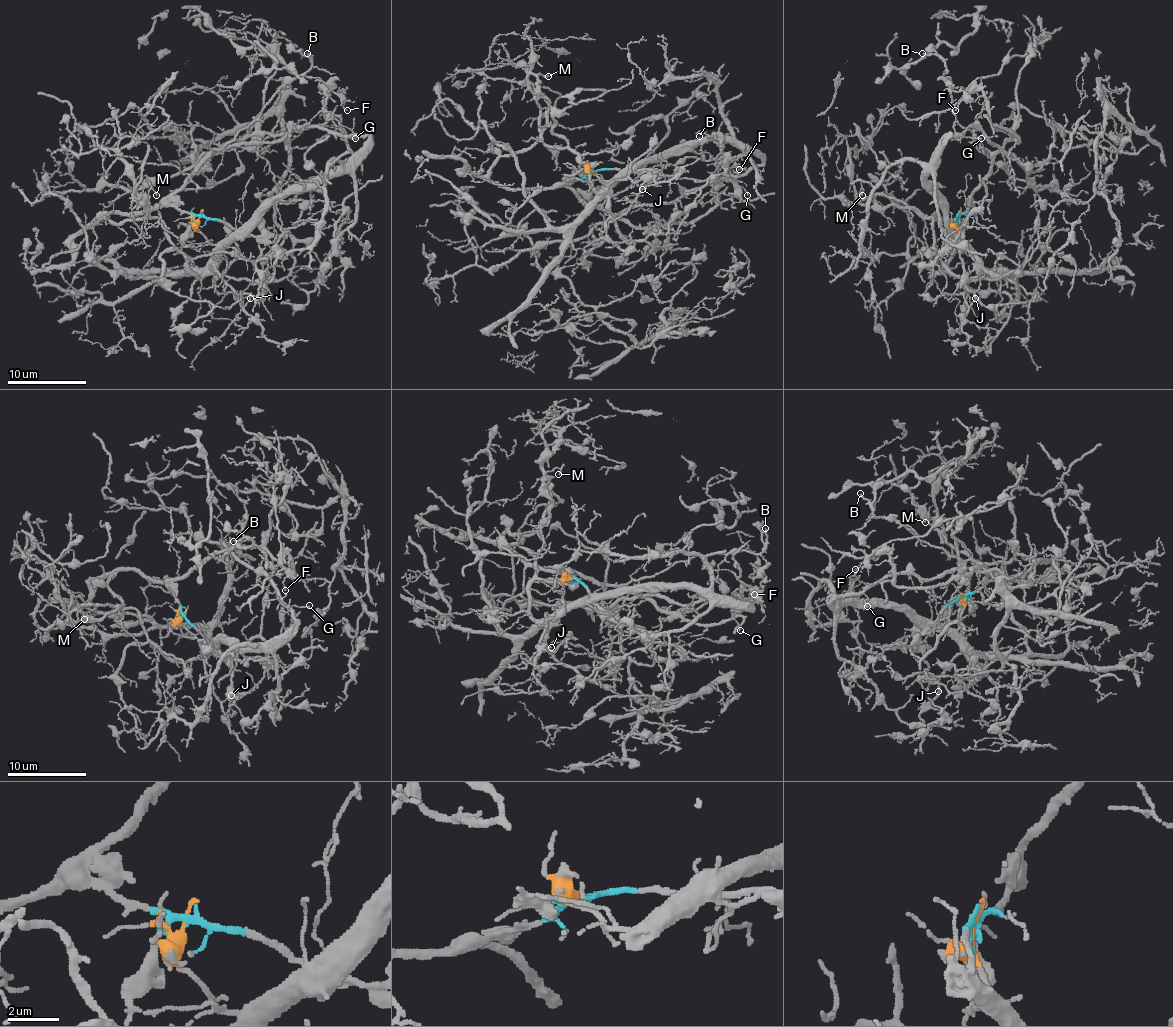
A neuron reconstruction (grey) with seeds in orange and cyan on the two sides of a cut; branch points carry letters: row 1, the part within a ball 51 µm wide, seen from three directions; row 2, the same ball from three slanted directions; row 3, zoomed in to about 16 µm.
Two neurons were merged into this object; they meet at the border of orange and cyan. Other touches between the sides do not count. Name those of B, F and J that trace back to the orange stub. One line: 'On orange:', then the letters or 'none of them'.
On orange: J

